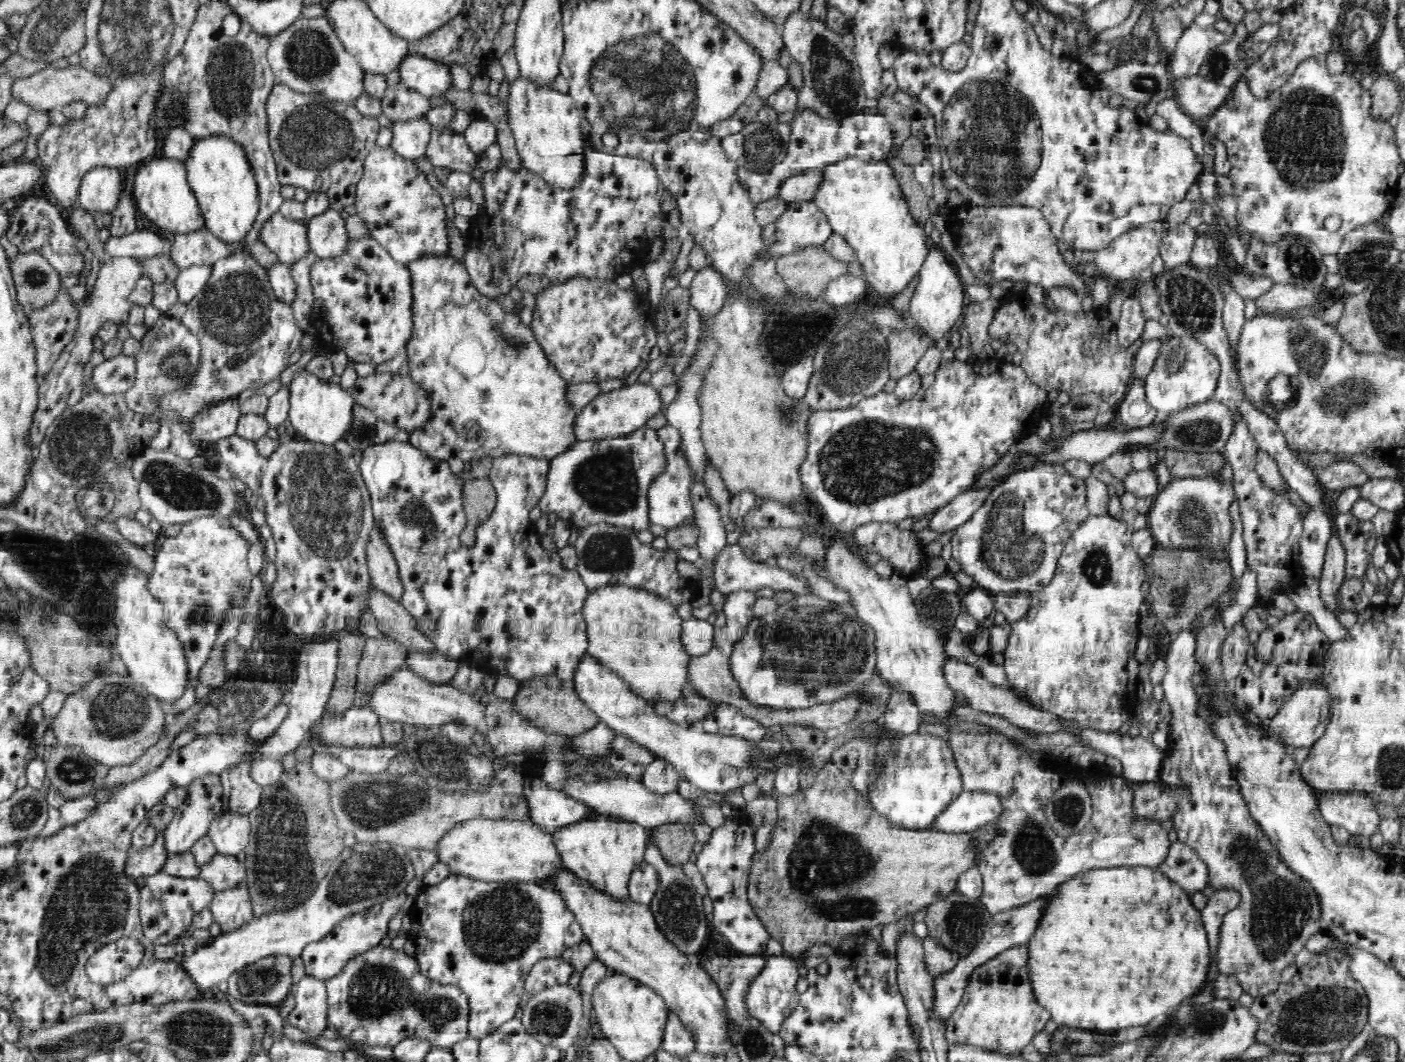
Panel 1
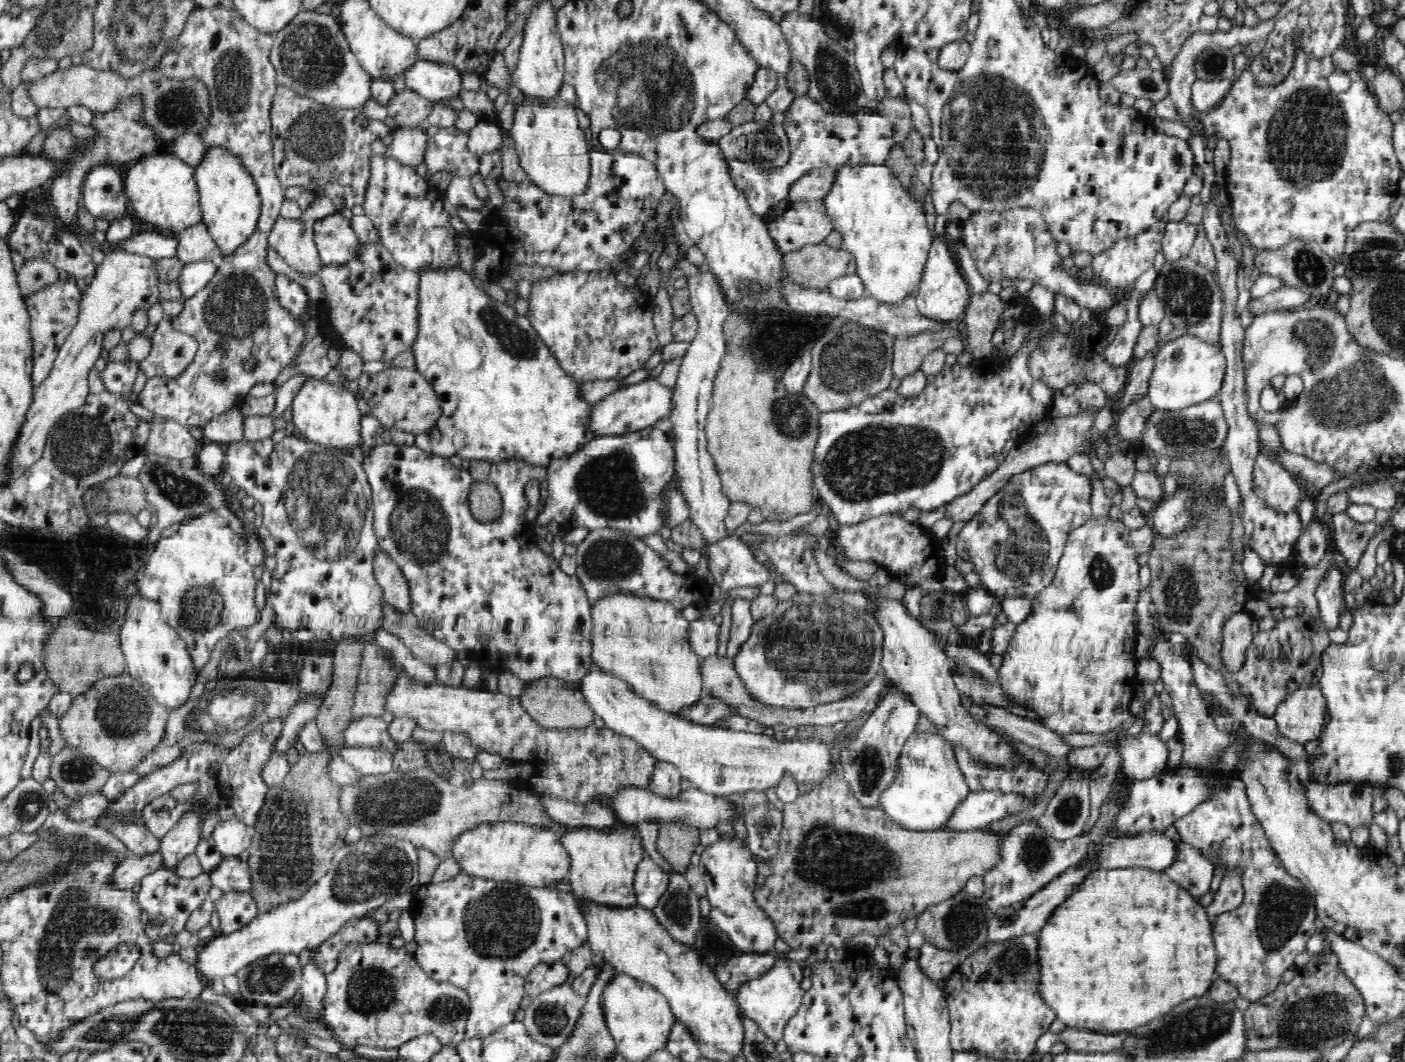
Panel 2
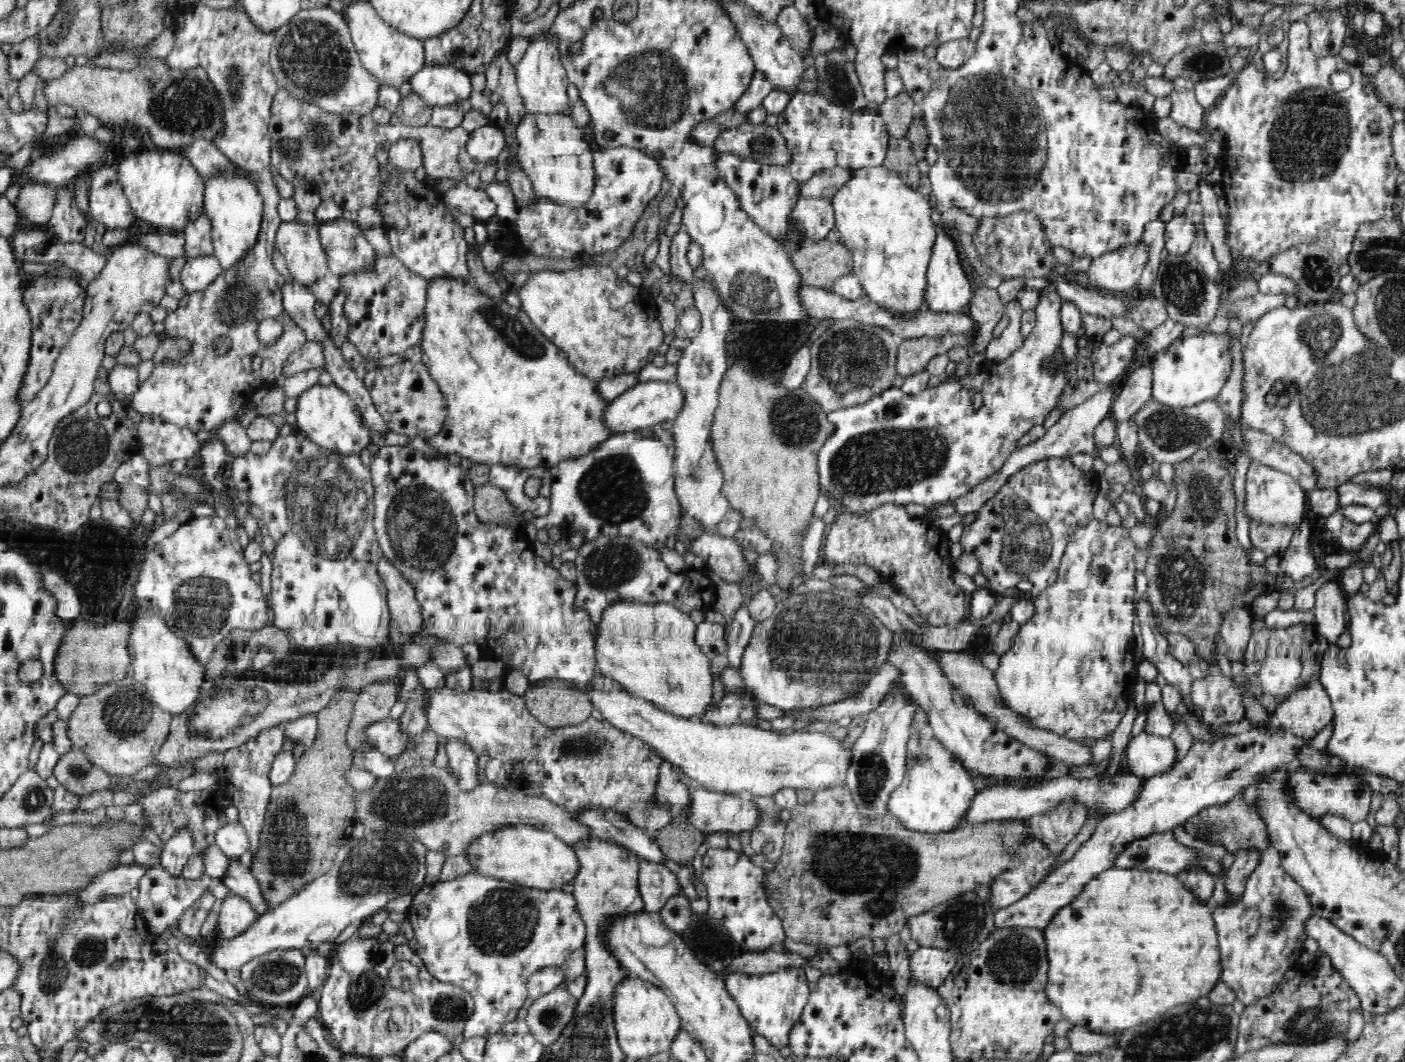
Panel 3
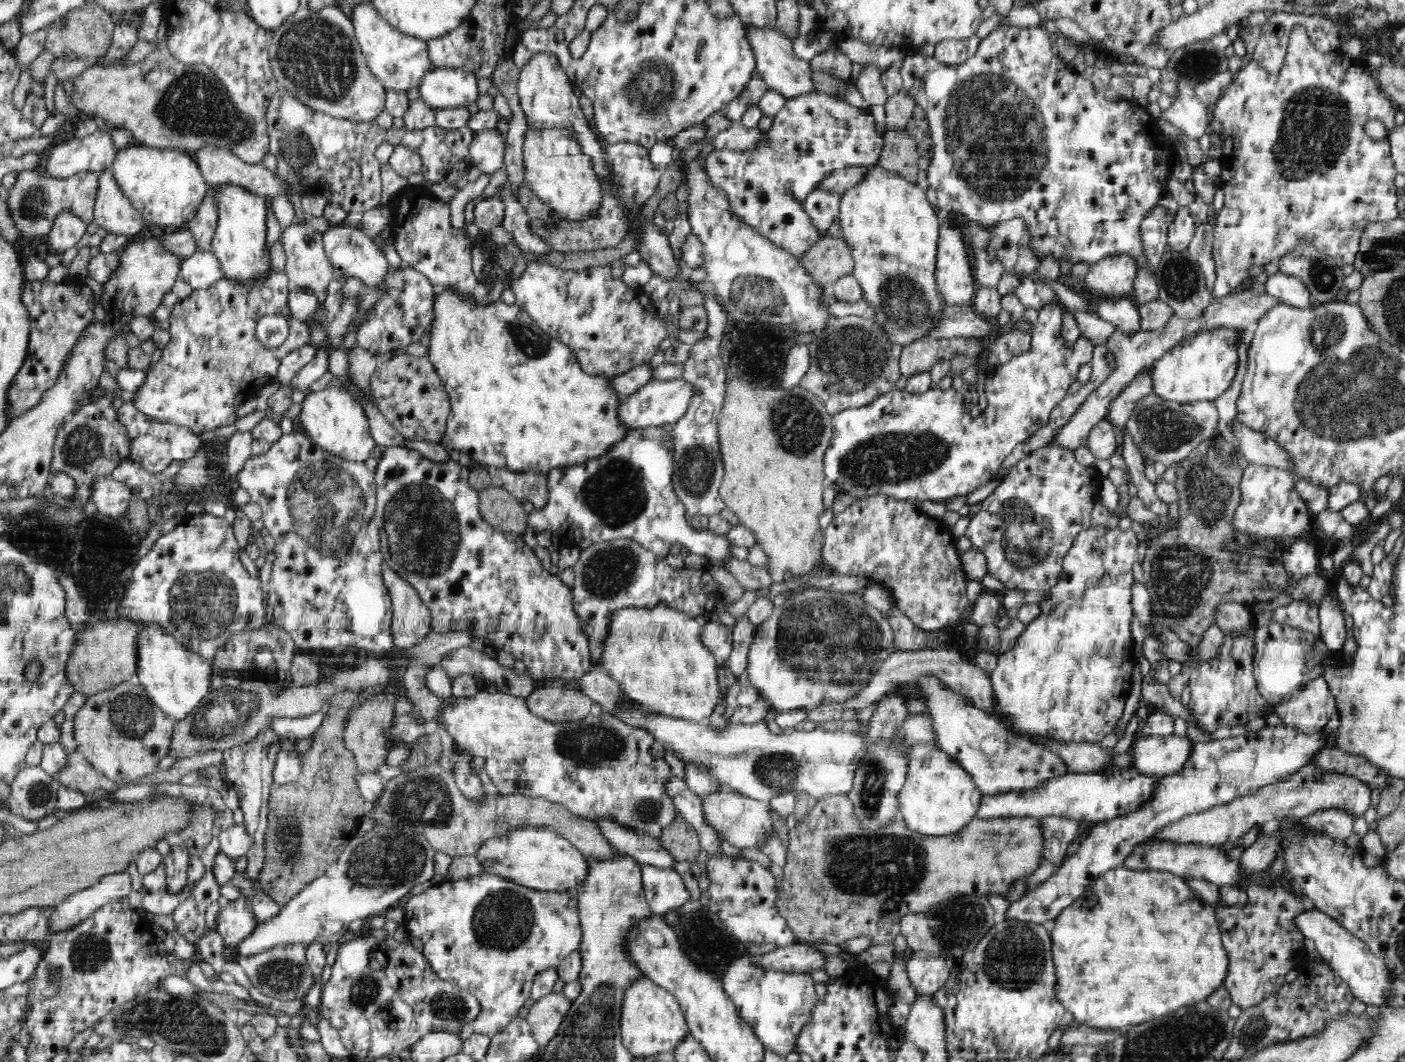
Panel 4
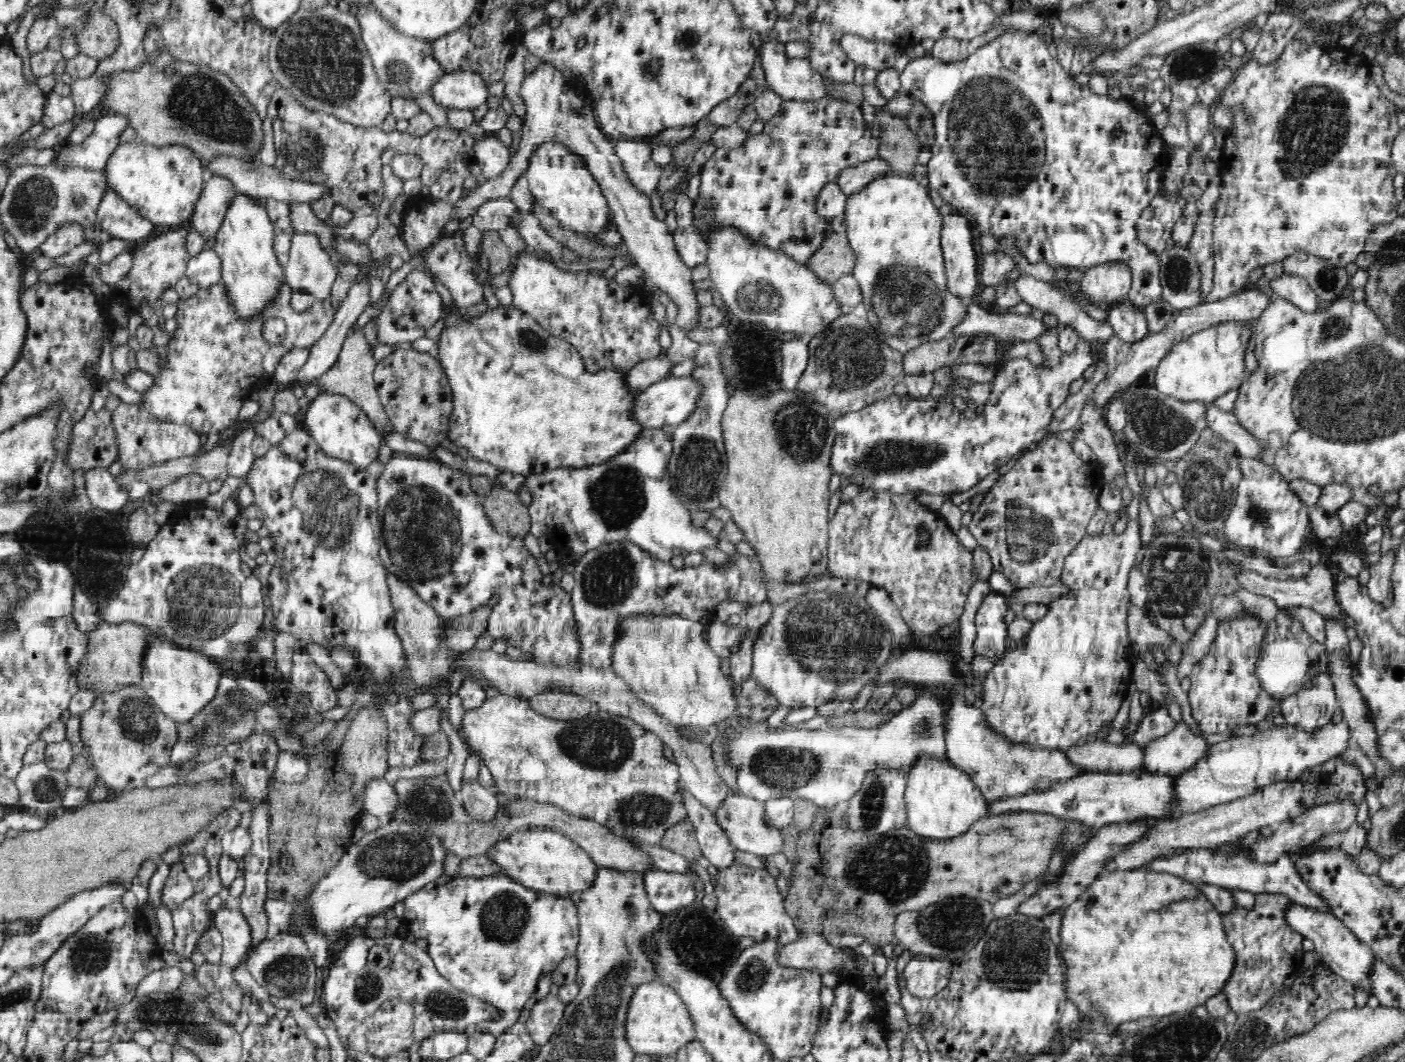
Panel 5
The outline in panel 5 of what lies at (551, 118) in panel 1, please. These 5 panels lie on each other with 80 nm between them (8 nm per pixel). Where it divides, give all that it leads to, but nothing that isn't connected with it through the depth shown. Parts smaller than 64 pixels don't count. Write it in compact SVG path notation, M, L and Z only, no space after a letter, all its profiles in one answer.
M542 144L530 158L525 177L537 204L548 210L549 215L555 218L563 229L589 238L608 234L613 222L611 208L602 195L600 185L581 162L580 156L572 154L561 144Z

